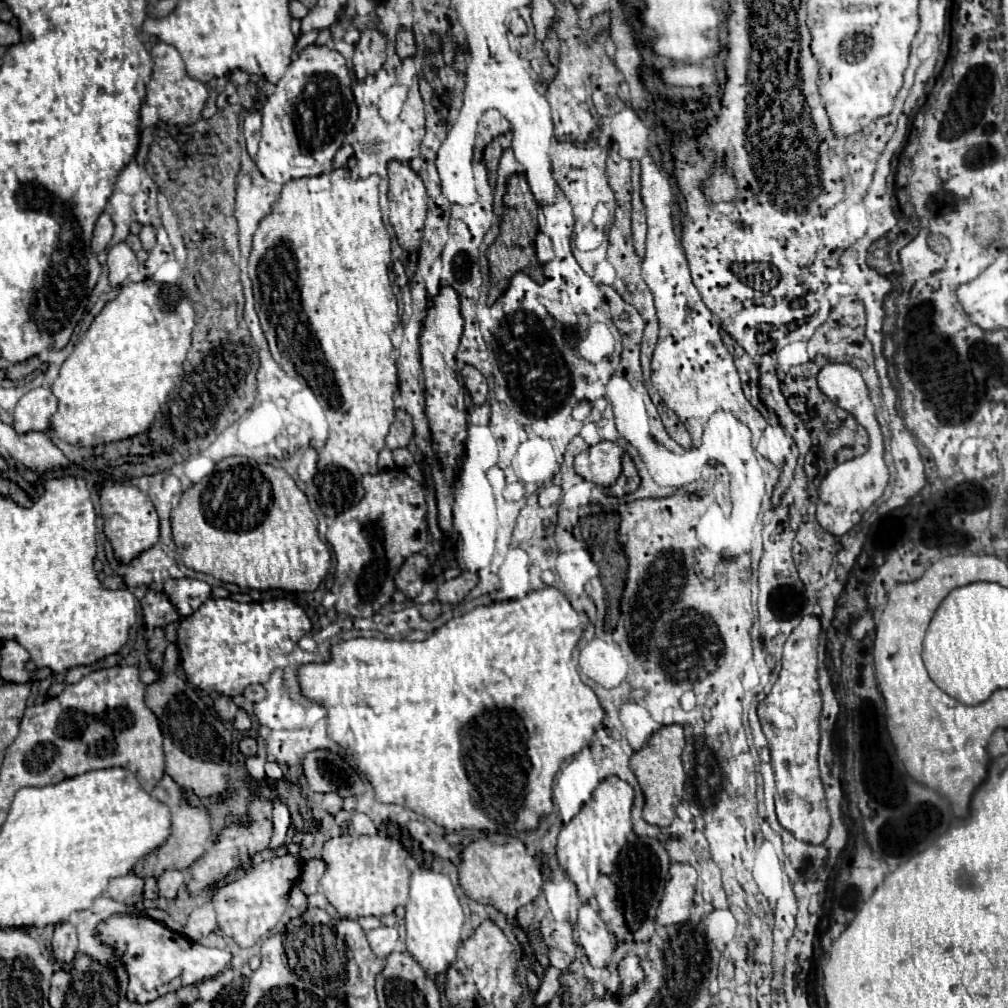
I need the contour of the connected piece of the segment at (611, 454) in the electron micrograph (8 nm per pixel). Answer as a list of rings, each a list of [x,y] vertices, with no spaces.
[[[598,442],[574,460],[574,470],[598,486],[610,486],[622,472],[622,454],[624,450],[616,442]]]

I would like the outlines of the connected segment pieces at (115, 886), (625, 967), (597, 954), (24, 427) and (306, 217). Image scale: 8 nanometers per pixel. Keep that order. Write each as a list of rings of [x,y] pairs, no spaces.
[[[128,872],[122,878],[110,880],[106,896],[124,904],[136,904],[138,900],[142,900],[142,892],[144,892],[144,880],[134,872]]]
[[[634,954],[624,956],[622,962],[618,964],[618,976],[620,976],[620,996],[630,996],[630,992],[634,992],[634,988],[638,988],[642,980],[646,980],[640,958]]]
[[[584,902],[578,910],[578,942],[584,948],[592,966],[610,964],[616,938],[606,928],[598,910],[590,902]]]
[[[34,388],[18,400],[12,426],[18,432],[48,430],[50,416],[56,412],[56,406],[58,406],[58,398],[52,394],[50,388]]]
[[[346,166],[334,168],[330,174],[320,174],[316,178],[298,178],[290,180],[288,184],[282,186],[282,192],[278,194],[278,200],[274,202],[274,208],[270,210],[270,216],[262,218],[262,224],[258,224],[258,230],[254,234],[254,246],[250,252],[248,260],[248,274],[254,284],[254,300],[256,300],[256,312],[262,324],[262,330],[268,338],[270,352],[278,366],[296,380],[304,380],[312,392],[316,394],[318,402],[322,404],[324,410],[330,410],[332,416],[328,416],[330,424],[330,436],[324,444],[324,448],[318,452],[318,474],[314,478],[314,486],[318,490],[318,502],[322,506],[322,512],[326,516],[338,516],[346,508],[358,504],[364,496],[362,488],[362,476],[364,474],[374,474],[378,472],[378,454],[386,446],[384,438],[386,432],[390,430],[390,424],[394,422],[394,396],[398,392],[398,368],[392,358],[392,342],[390,342],[390,332],[398,326],[398,306],[396,306],[396,296],[390,286],[388,278],[388,266],[390,266],[390,236],[384,228],[382,216],[380,216],[380,204],[378,204],[378,182],[380,176],[368,176],[368,178],[358,178],[354,180],[350,176],[350,170]]]

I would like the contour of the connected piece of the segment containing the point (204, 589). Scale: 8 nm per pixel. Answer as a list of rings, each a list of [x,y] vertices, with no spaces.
[[[180,578],[180,580],[166,580],[164,592],[178,608],[180,618],[186,618],[212,596],[212,586],[208,586],[202,580]]]

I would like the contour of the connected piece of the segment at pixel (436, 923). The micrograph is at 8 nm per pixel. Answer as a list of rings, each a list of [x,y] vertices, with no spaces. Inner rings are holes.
[[[418,866],[410,876],[410,902],[406,906],[406,948],[430,976],[444,972],[456,960],[462,924],[464,910],[450,878]]]

